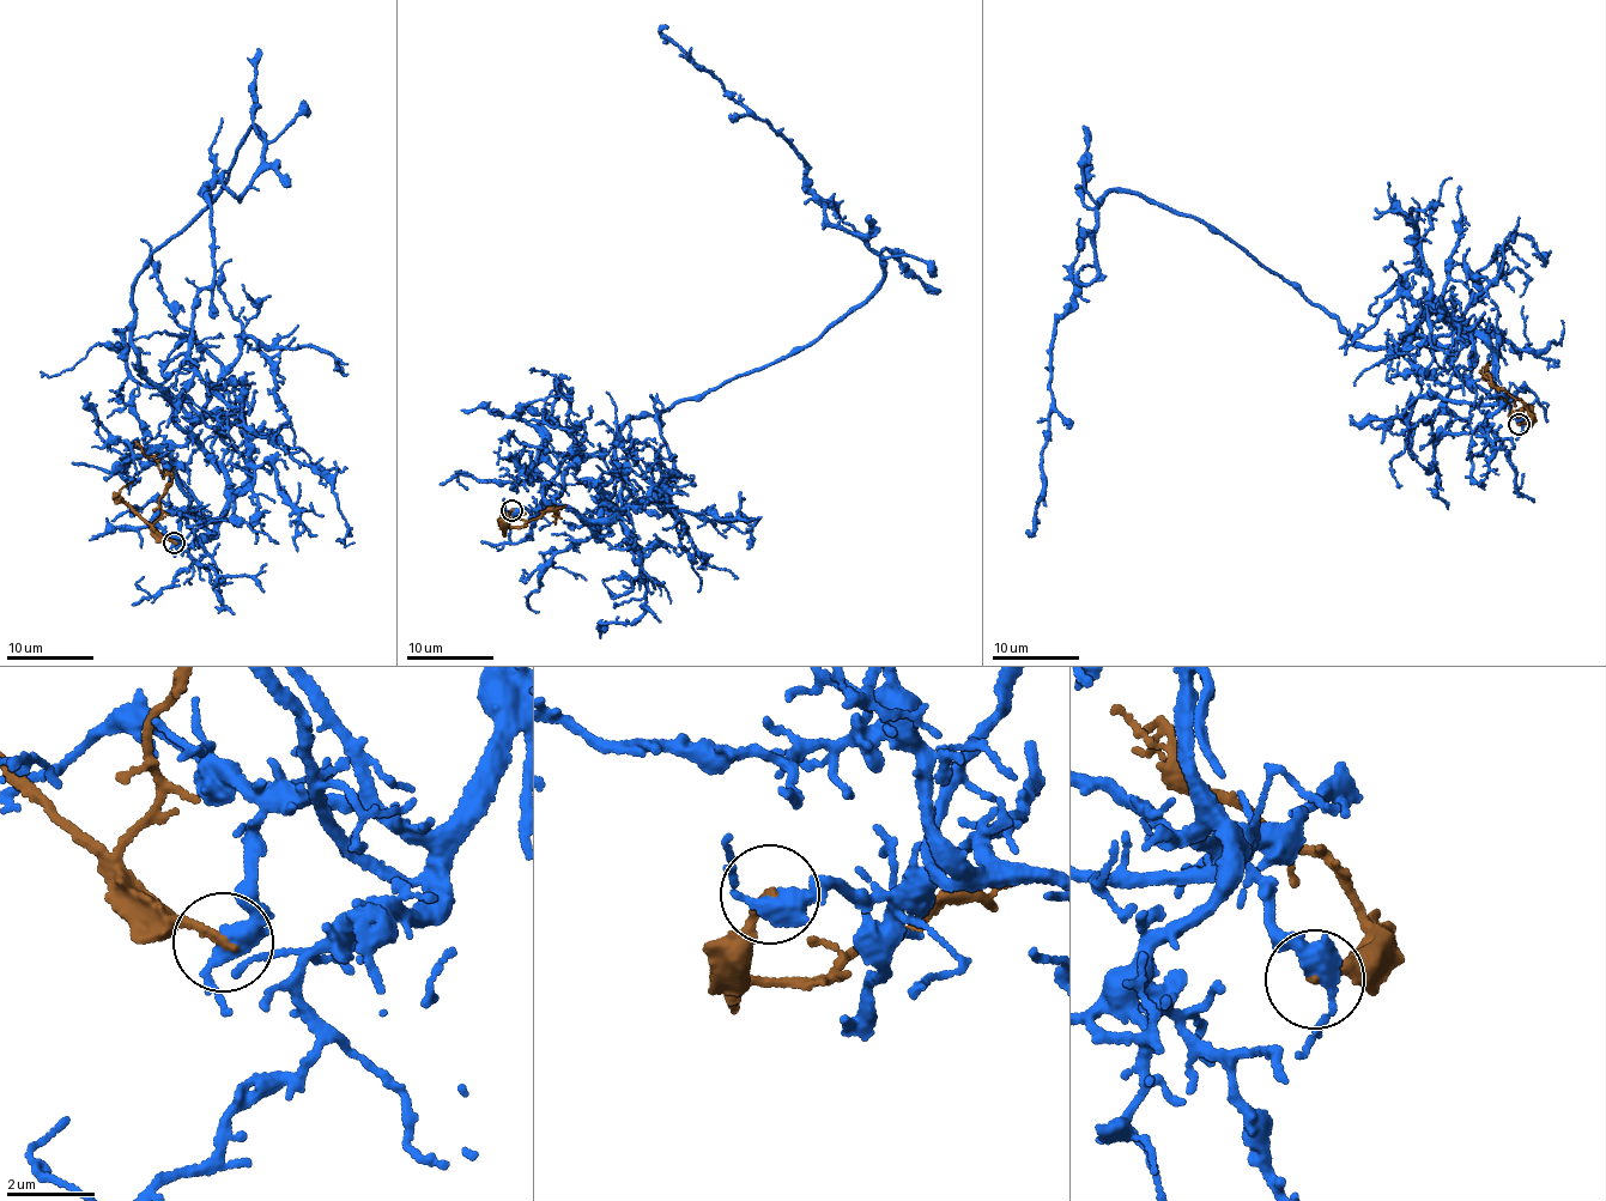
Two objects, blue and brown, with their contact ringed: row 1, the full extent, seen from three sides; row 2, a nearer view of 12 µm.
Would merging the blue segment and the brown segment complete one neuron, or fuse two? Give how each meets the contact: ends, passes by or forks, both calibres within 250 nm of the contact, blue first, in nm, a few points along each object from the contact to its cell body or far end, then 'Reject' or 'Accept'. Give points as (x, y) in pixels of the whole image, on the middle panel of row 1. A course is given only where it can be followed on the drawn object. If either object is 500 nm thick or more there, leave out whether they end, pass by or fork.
At the ring blue passes by. At the ring brown ends. Thickness 440 nm (blue) against 190 nm. Course of blue: (511, 510), (551, 499), (597, 533), (616, 429), (880, 285), (789, 144), (668, 26). Course of brown: (511, 510), (507, 519), (508, 527), (517, 528), (555, 504), (556, 523). Reject

